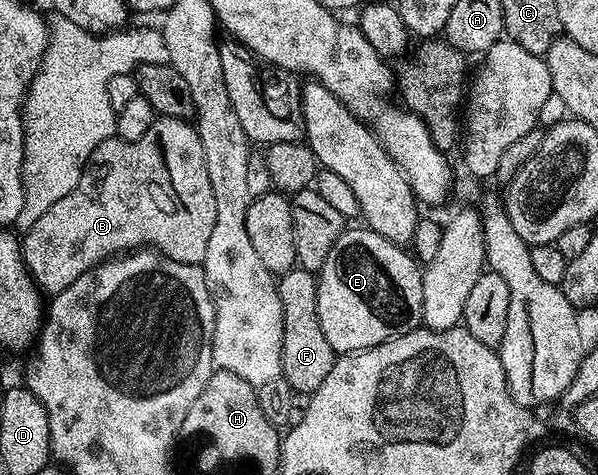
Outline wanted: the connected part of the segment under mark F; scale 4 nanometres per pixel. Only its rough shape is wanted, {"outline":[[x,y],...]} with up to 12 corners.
{"outline":[[295,268],[276,285],[282,377],[295,395],[324,384],[336,357],[320,328],[318,283]]}

